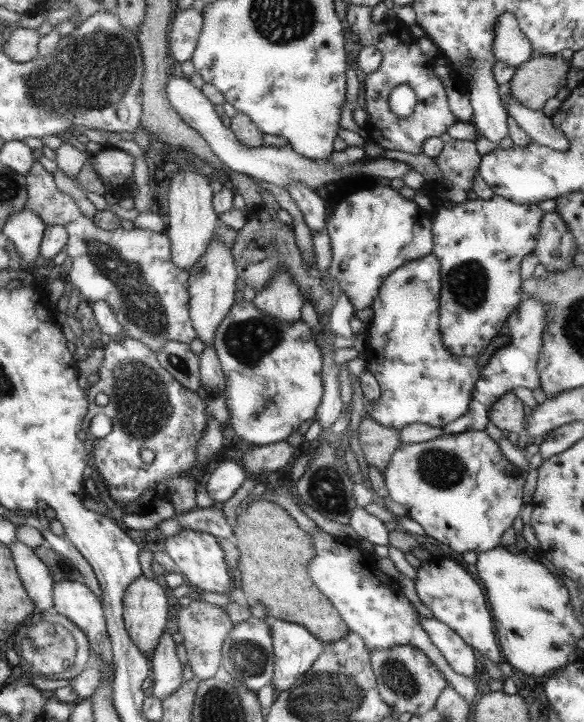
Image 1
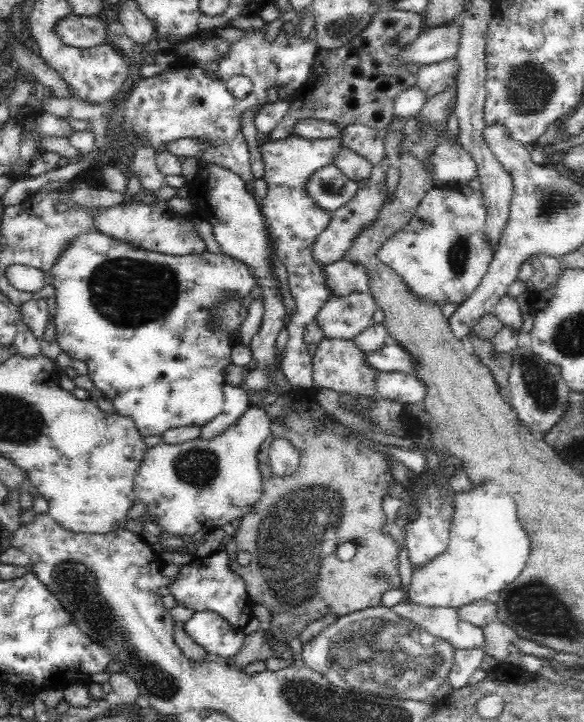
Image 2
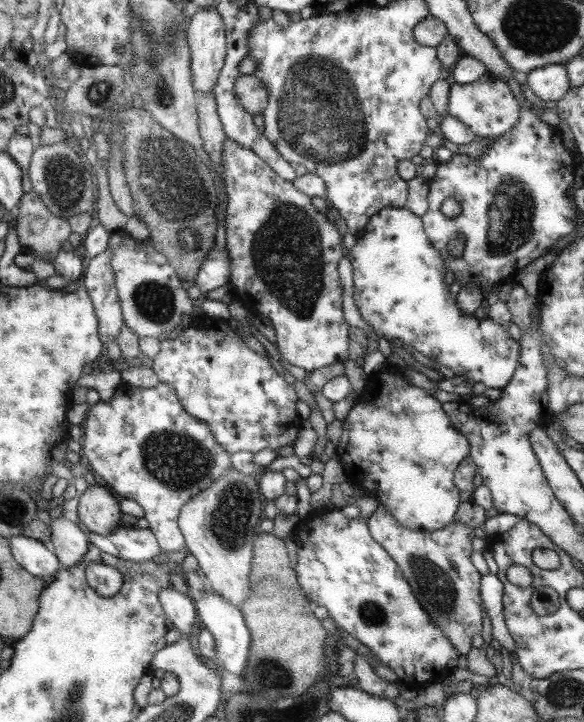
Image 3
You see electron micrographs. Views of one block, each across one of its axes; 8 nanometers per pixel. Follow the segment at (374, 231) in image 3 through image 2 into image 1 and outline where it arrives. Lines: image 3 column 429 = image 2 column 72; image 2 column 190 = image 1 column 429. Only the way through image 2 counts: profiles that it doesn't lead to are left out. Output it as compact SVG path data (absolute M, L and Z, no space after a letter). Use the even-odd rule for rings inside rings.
M429 254L424 258L410 261L408 264L401 266L388 279L382 283L380 294L378 298L374 300L371 306L374 310L374 315L370 323L368 323L366 332L366 350L362 353L362 356L367 362L367 370L370 371L381 385L381 398L371 401L368 408L365 406L366 413L369 414L378 424L382 426L388 426L396 430L403 429L412 423L427 424L431 427L442 428L445 424L453 423L461 418L466 411L469 410L469 404L473 400L474 388L476 388L476 382L481 378L481 371L476 367L476 361L482 358L481 354L477 356L454 356L452 352L448 352L446 347L442 344L442 335L440 335L440 327L438 326L440 320L440 289L441 289L441 264L438 257L434 254Z

